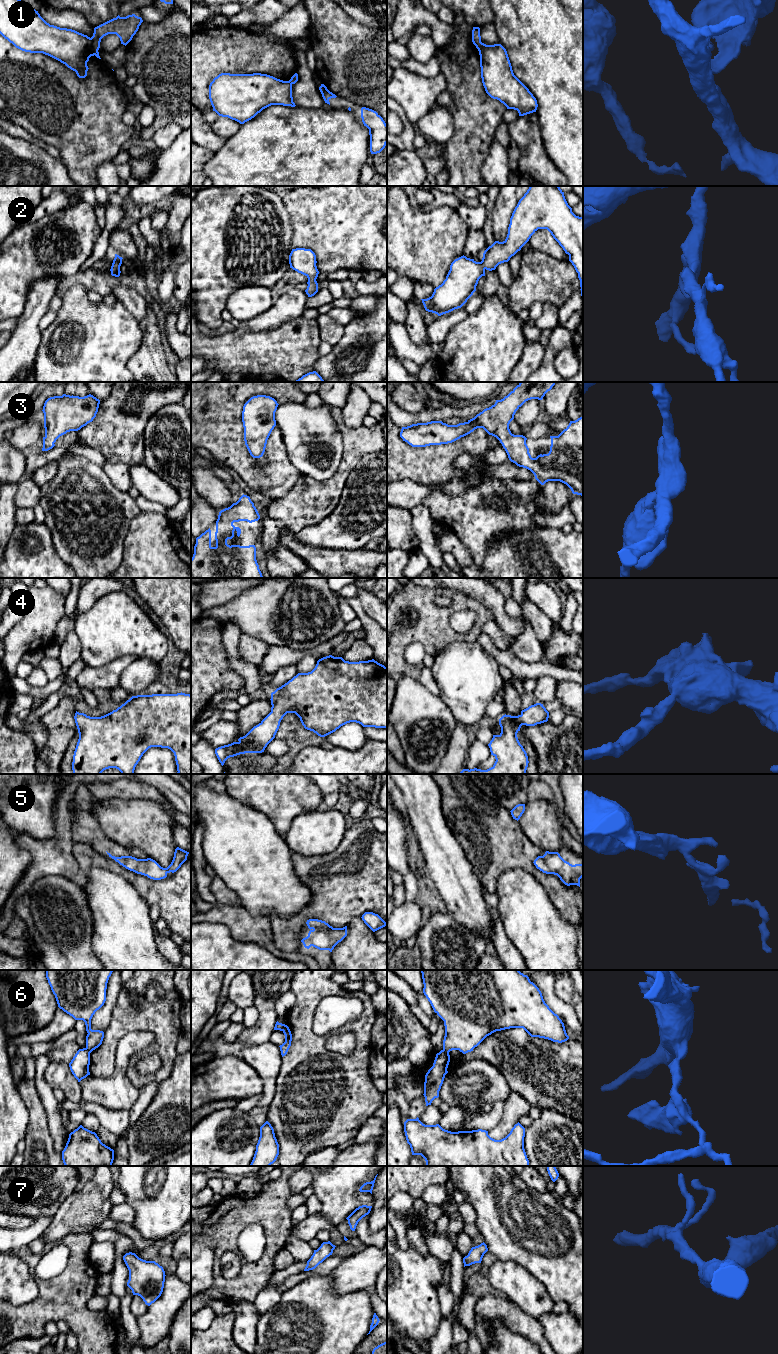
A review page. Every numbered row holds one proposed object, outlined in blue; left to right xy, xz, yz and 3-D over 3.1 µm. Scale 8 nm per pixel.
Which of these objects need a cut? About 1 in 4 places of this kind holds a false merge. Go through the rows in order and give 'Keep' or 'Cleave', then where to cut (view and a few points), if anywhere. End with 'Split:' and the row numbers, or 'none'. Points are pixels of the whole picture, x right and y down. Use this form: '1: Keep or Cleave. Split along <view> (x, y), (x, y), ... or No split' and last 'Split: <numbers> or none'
1: Cleave. Split along xy (90, 38), (97, 51)
2: Keep. No split
3: Keep. No split
4: Keep. No split
5: Keep. No split
6: Cleave. Split along xy (86, 1047), (90, 1052)
7: Keep. No split
Split: 1, 6

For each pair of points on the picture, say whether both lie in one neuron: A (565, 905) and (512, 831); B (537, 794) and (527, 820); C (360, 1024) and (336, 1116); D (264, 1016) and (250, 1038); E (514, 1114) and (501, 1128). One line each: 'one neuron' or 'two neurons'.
A: one neuron
B: two neurons
C: one neuron
D: one neuron
E: one neuron

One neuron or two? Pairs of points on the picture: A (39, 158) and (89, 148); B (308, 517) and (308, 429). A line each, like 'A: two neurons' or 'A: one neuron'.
A: two neurons
B: two neurons

